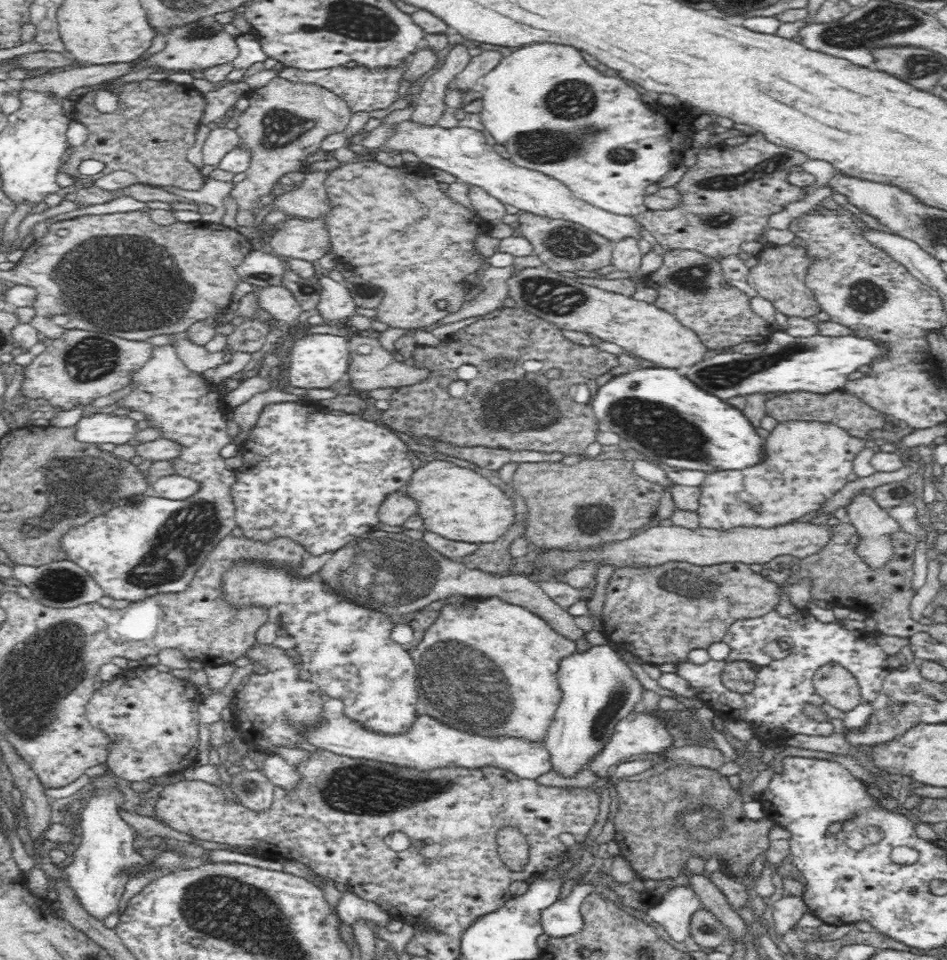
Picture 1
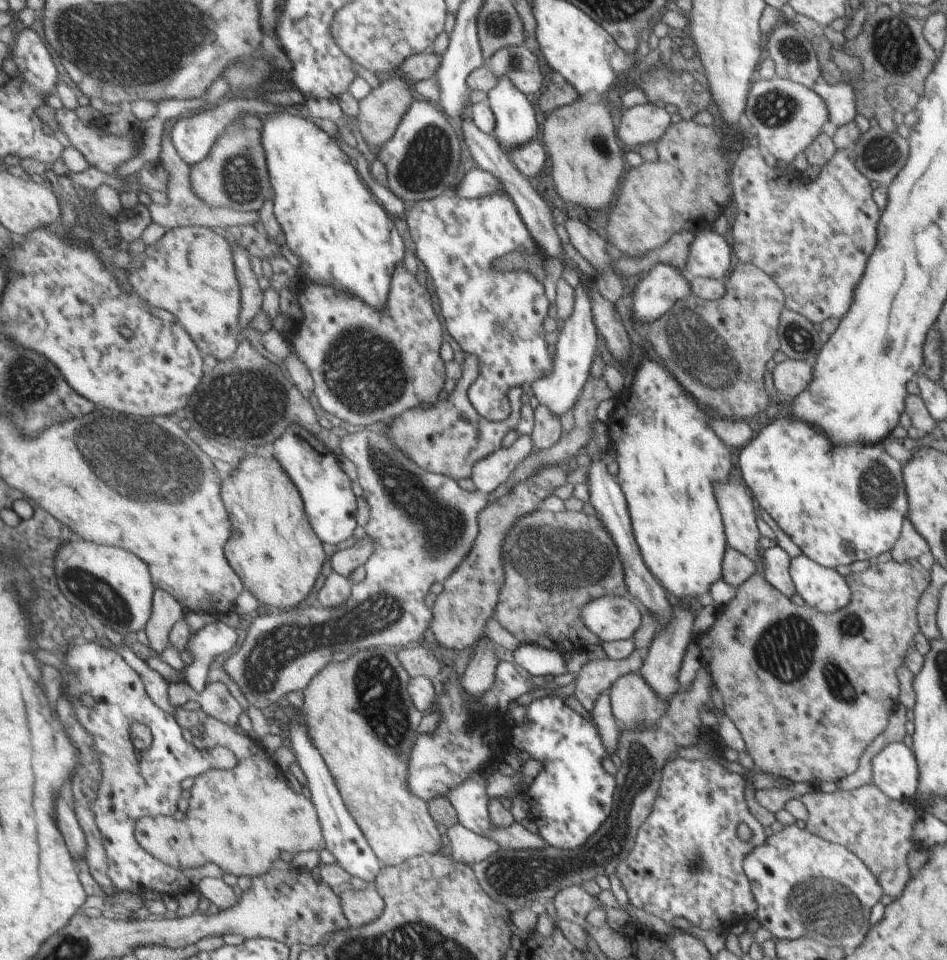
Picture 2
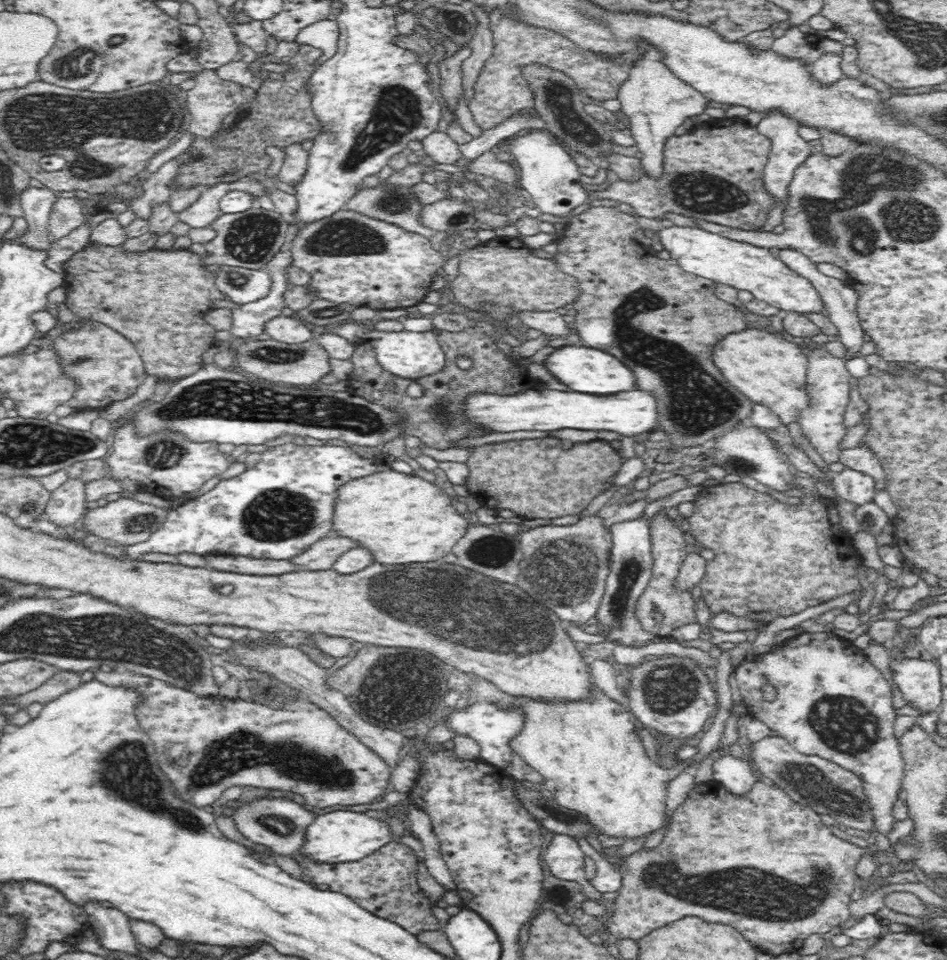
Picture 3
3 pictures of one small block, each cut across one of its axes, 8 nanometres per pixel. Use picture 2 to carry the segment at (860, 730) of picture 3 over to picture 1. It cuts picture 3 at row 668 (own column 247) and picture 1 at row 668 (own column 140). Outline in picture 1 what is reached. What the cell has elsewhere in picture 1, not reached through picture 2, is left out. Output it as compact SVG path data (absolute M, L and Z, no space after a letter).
M838 665L822 666L814 675L815 691L828 704L840 710L850 710L861 698L855 678Z

